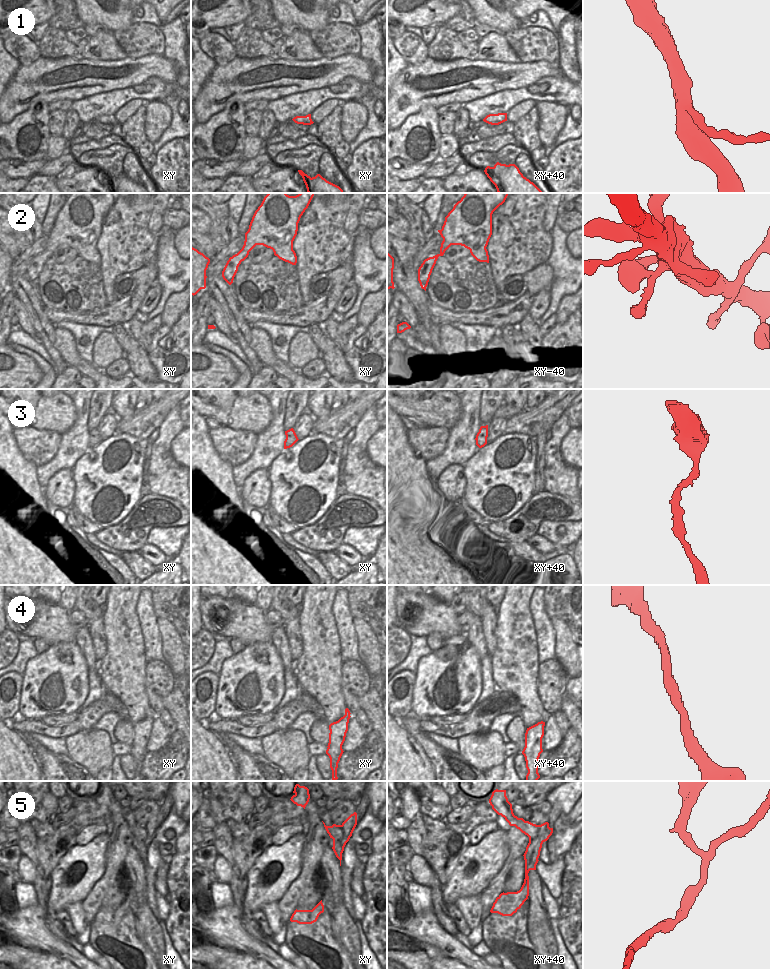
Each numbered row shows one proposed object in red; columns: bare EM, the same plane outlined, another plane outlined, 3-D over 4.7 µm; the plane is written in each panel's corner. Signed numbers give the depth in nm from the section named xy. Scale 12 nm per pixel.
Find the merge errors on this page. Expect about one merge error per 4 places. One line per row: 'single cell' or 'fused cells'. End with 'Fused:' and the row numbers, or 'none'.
1: single cell
2: single cell
3: single cell
4: single cell
5: fused cells
Fused: 5

